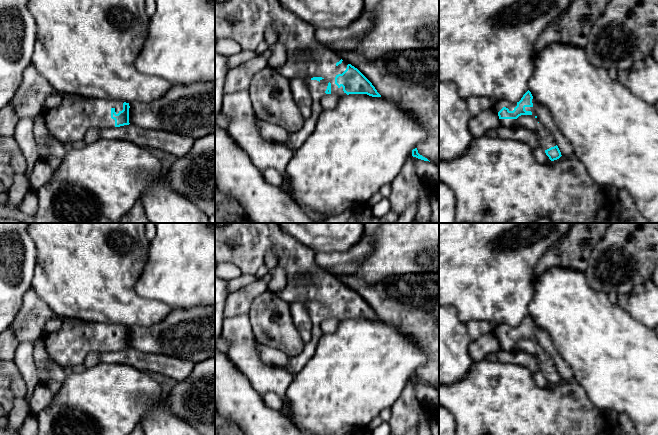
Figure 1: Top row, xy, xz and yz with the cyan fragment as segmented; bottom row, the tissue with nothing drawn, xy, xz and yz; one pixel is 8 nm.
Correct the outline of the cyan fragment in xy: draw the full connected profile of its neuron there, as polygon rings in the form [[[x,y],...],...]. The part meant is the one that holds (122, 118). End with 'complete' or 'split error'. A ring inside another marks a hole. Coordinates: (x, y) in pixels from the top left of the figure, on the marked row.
[[[64,97],[58,108],[46,113],[47,130],[63,143],[82,141],[91,127],[129,125],[129,103],[120,100]]]; split error

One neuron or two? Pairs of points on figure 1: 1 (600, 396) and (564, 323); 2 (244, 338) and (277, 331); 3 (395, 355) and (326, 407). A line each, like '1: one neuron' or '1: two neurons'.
1: one neuron
2: two neurons
3: one neuron

